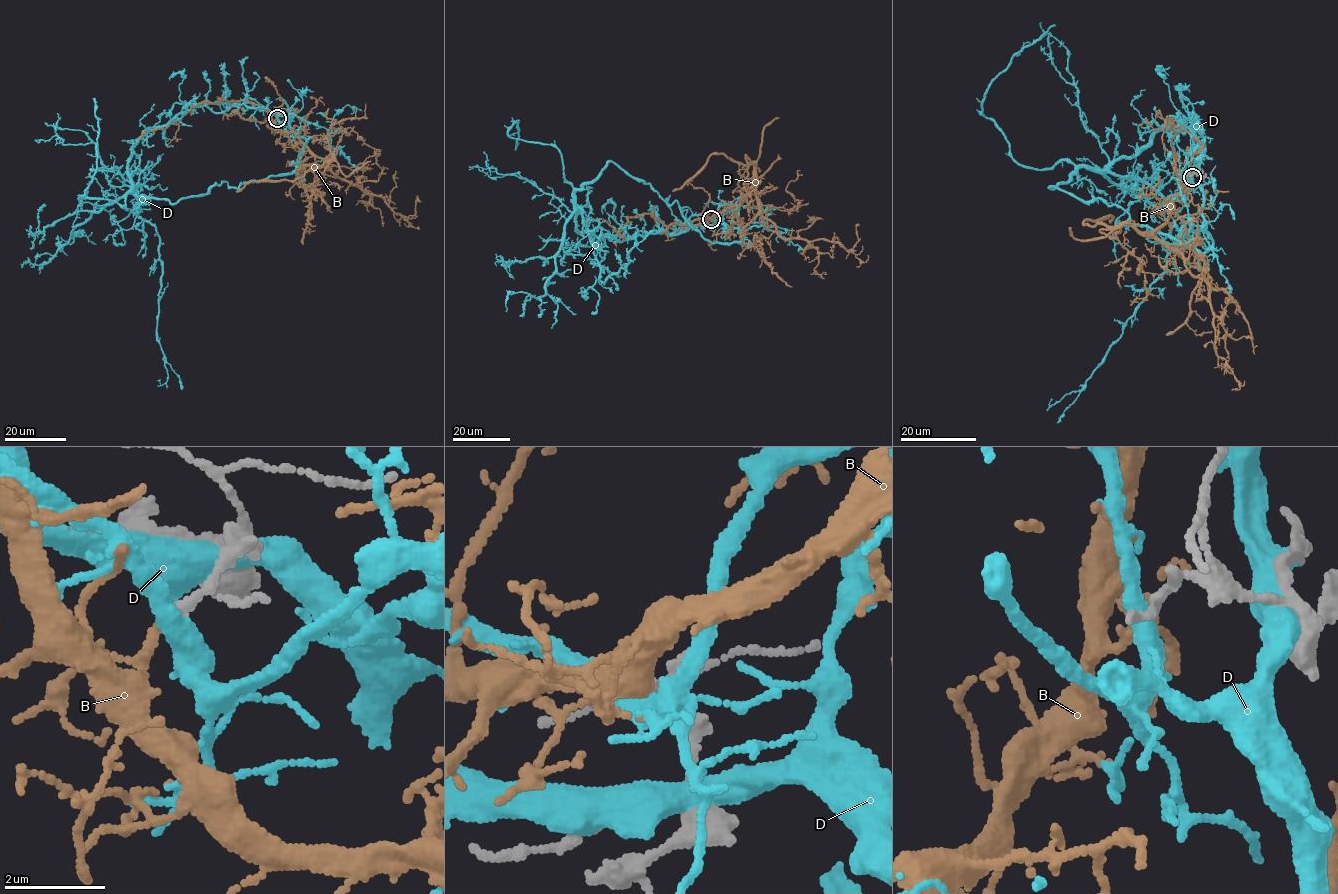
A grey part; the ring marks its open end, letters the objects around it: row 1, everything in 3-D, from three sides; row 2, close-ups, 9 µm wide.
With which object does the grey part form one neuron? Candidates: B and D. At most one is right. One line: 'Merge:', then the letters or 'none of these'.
Merge: B

